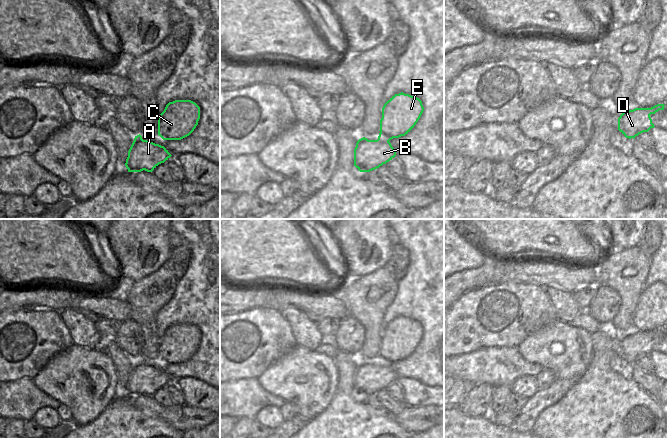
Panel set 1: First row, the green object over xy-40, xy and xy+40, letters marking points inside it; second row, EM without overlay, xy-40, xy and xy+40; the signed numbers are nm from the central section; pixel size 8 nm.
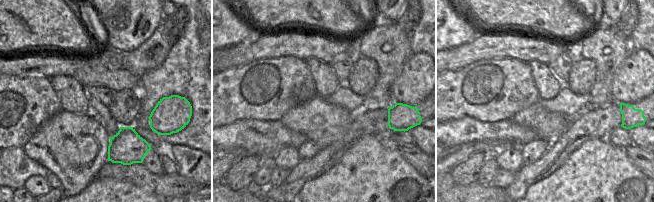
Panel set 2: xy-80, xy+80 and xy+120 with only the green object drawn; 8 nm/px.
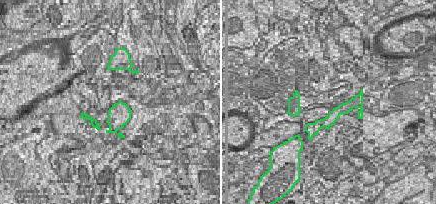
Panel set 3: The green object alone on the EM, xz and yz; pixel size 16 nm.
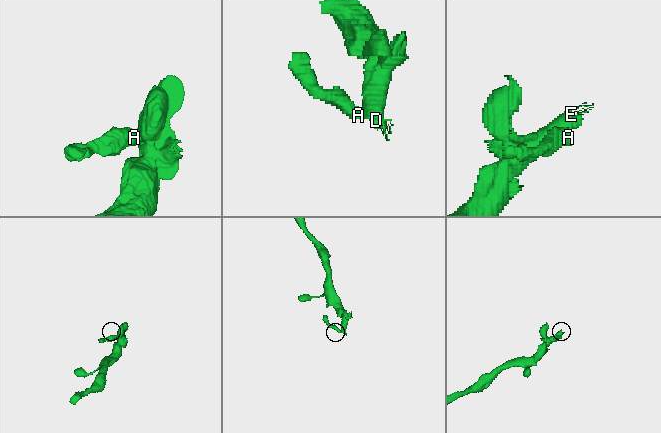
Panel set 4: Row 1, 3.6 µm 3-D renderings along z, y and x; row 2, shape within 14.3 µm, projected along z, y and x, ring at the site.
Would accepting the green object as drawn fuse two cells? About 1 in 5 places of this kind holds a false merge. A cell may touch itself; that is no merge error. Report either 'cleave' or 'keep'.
cleave

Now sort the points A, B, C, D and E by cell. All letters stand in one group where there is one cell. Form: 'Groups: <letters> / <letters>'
Groups: A B / C D E.

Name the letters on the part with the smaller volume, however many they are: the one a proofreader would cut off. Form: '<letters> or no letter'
A, B

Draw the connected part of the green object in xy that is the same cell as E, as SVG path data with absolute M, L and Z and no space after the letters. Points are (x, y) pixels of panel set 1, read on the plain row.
M403 316L395 318L382 332L379 359L389 365L405 360L414 352L423 335L419 322Z

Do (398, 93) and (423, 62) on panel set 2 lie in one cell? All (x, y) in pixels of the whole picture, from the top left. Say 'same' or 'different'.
same

